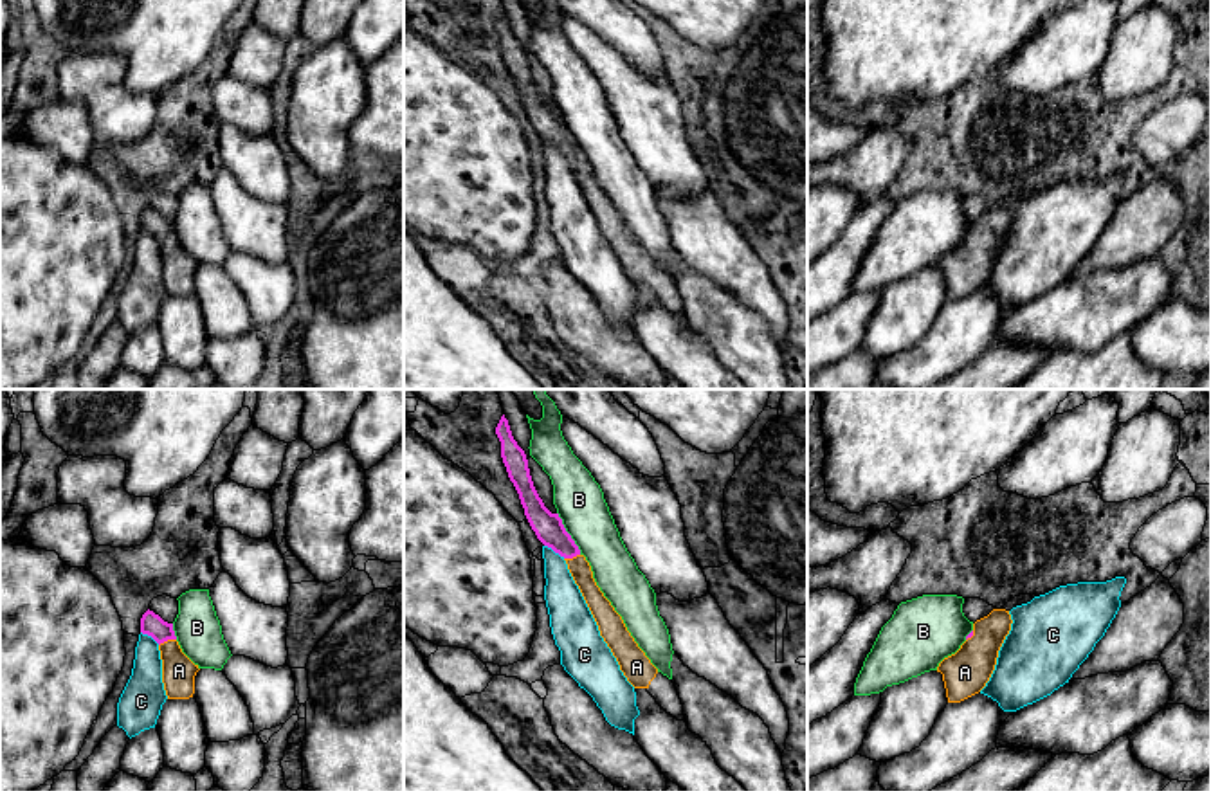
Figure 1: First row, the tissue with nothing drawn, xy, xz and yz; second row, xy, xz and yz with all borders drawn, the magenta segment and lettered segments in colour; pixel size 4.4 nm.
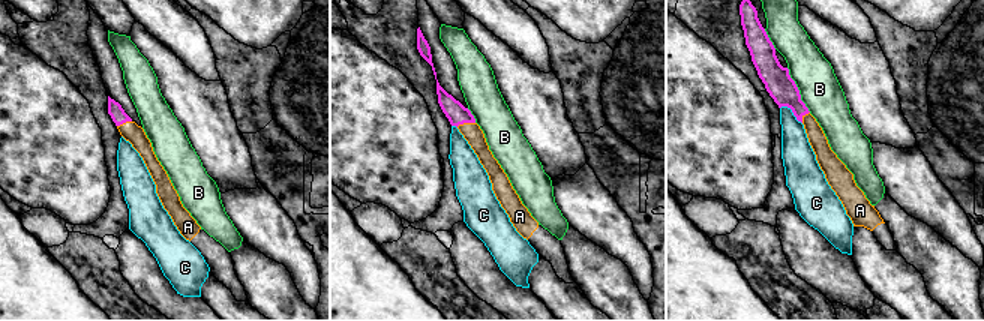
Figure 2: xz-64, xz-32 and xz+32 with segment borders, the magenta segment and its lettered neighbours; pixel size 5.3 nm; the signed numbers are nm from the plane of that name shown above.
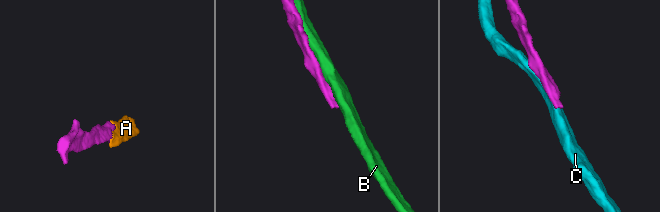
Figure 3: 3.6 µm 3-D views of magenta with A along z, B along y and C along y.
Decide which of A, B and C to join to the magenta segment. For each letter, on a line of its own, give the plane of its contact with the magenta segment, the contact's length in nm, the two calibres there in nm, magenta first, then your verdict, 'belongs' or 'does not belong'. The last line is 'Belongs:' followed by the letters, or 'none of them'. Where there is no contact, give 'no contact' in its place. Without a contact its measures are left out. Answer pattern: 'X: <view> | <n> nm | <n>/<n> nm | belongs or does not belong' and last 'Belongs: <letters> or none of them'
A: xy | 90 nm | 100/150 nm | belongs
B: xz | 220 nm | 130/220 nm | does not belong
C: xz | 110 nm | 130/170 nm | does not belong
Belongs: A

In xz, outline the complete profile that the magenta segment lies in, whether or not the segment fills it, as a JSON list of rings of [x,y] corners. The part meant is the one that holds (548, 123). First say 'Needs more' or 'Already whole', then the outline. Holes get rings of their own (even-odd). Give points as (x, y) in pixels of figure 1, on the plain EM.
Needs more. [[[505,11],[496,23],[496,31],[501,38],[501,54],[508,74],[519,90],[532,126],[544,142],[566,157],[598,222],[600,232],[616,254],[620,267],[634,285],[645,285],[667,310],[678,317],[685,317],[683,301],[672,276],[663,272],[638,243],[622,213],[596,182],[589,159],[566,128],[562,115],[559,110],[551,110],[539,94],[530,72],[526,50],[514,36]]]

